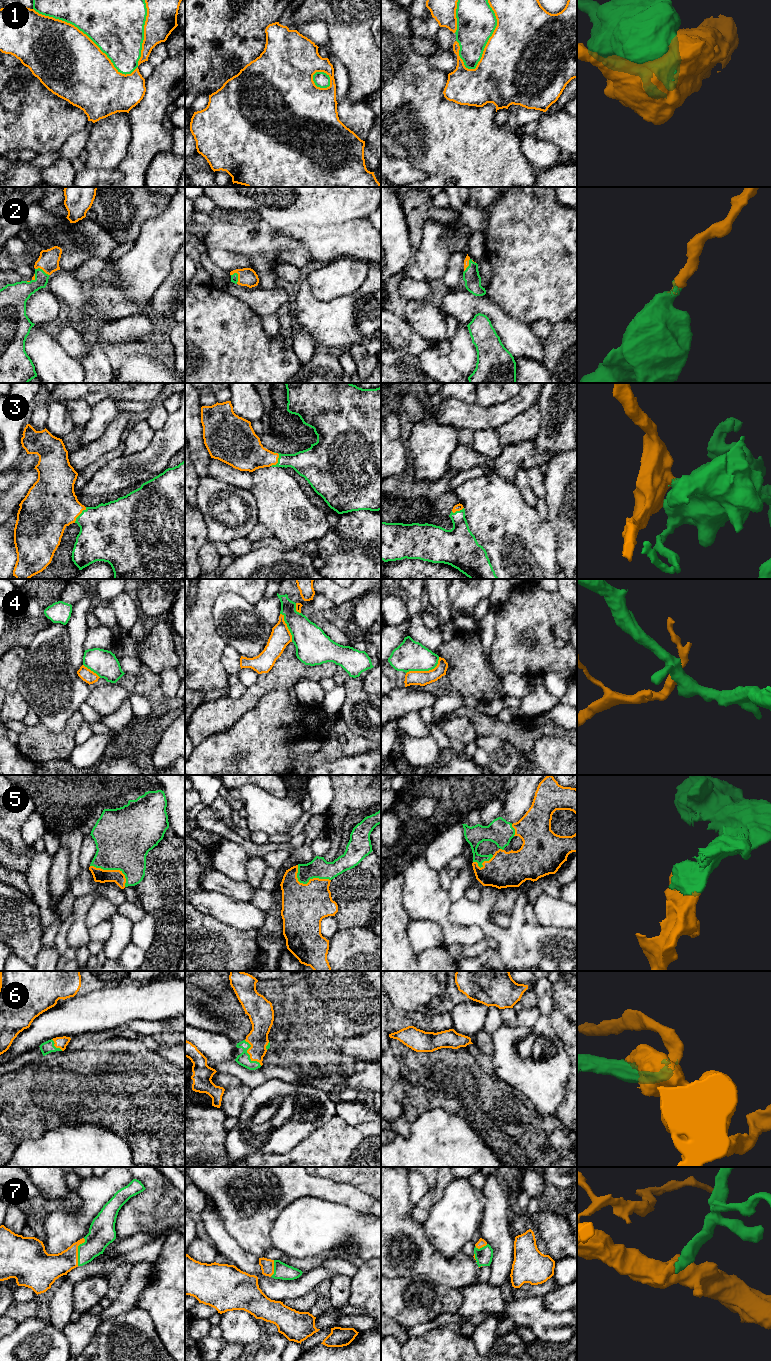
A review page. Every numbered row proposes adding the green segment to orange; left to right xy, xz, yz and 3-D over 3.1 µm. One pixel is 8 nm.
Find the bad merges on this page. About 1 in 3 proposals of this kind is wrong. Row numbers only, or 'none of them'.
1, 4

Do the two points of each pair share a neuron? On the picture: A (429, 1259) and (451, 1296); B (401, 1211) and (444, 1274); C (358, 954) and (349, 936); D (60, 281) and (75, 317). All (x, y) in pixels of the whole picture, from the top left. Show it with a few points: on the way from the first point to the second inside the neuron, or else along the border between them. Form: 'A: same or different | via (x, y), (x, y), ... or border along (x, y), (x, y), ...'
A: different | border along (422, 1275), (435, 1283), (445, 1284), (461, 1290)
B: same | via (405, 1227), (421, 1245), (423, 1253), (428, 1258)
C: same | via (354, 950), (349, 945), (349, 940)
D: same | via (68, 290), (75, 299), (75, 308)

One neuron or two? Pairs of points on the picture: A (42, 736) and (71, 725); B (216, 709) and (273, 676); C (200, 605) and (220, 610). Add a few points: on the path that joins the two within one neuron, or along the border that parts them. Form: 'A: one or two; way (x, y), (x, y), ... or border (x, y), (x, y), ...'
A: one; way (49, 736), (61, 736), (65, 732)
B: one; way (230, 709), (243, 705), (259, 689)
C: two; border (228, 591), (216, 599), (212, 609), (217, 631)

